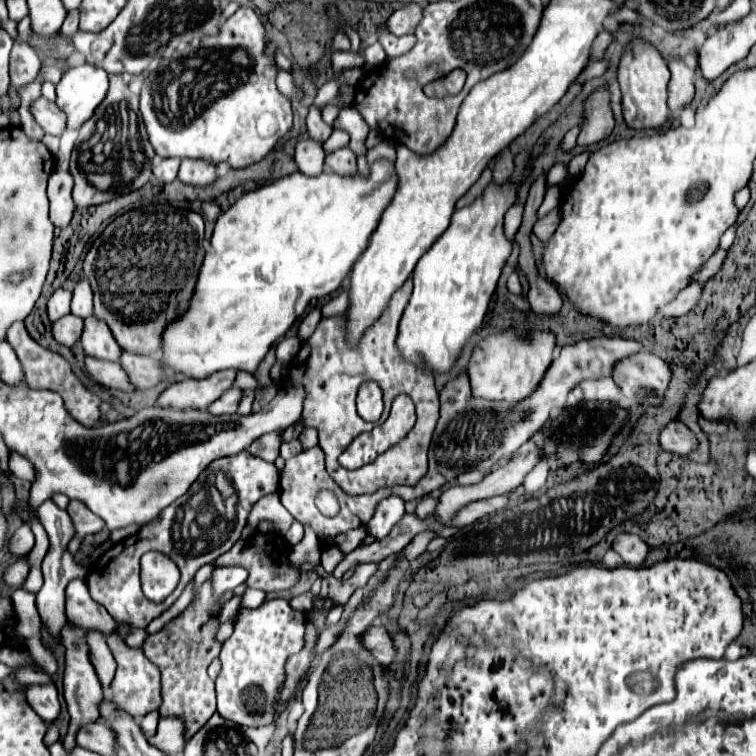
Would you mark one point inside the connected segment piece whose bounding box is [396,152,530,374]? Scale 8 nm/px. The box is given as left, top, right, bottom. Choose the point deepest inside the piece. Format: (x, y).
(453, 283)

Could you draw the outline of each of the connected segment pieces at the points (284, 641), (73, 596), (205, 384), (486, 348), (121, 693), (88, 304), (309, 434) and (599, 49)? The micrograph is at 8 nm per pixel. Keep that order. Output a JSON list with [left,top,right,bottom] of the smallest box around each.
[[216,600,306,726],[65,579,120,634],[158,370,236,410],[468,330,554,404],[108,634,162,720],[72,280,94,318],[298,428,318,450],[592,32,612,58]]

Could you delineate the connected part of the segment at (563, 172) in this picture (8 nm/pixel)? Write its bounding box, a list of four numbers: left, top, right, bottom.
[548,164,568,186]

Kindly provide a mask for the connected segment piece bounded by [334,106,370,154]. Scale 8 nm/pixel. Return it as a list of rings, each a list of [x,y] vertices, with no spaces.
[[[346,106],[338,118],[334,120],[334,128],[342,128],[350,134],[350,148],[356,152],[356,154],[366,154],[366,148],[364,148],[364,140],[366,140],[366,134],[368,134],[368,124],[366,120],[360,116],[360,112],[356,112],[354,106]]]

